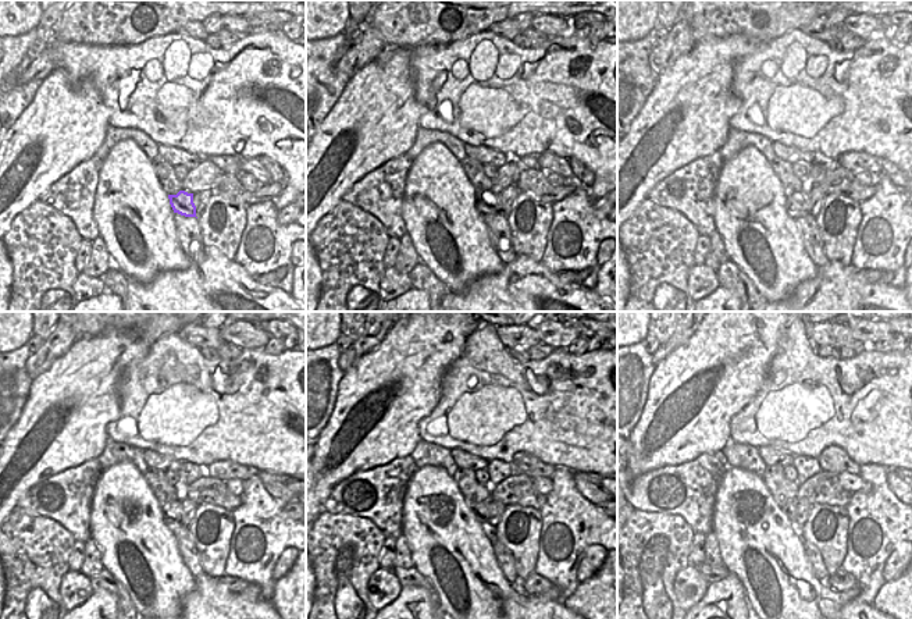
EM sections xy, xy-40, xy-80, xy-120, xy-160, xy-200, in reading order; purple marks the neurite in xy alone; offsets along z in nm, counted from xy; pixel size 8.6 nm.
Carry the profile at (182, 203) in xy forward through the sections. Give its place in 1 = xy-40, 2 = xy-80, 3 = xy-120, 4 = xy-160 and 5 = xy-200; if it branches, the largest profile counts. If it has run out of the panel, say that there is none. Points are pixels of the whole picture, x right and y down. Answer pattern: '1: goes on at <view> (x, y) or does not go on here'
1: goes on at xy-40 (487, 203)
2: goes on at xy-80 (797, 205)
3: goes on at xy-120 (171, 512)
4: goes on at xy-160 (480, 511)
5: goes on at xy-200 (788, 509)

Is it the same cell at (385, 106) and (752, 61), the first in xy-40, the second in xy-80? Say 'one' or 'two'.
two

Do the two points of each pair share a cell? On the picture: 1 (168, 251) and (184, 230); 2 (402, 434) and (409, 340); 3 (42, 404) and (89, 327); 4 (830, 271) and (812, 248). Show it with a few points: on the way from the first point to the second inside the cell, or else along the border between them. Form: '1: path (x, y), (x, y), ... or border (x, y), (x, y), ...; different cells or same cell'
1: border (174, 213), (175, 237), (191, 262); different cells
2: path (402, 411), (402, 391), (409, 363); same cell
3: border (116, 328), (75, 340); different cells
4: border (827, 260), (819, 267); different cells

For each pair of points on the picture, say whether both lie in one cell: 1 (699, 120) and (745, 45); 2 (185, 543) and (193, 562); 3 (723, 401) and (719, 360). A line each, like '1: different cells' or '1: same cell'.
1: same cell
2: same cell
3: same cell

